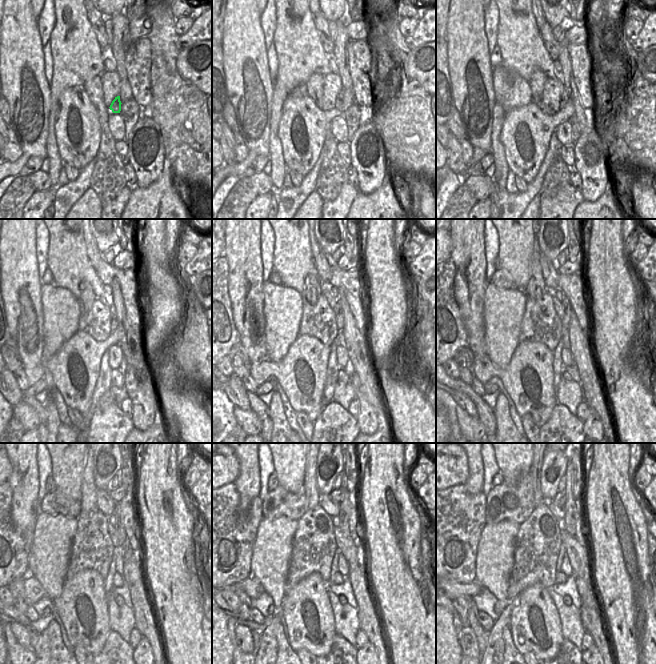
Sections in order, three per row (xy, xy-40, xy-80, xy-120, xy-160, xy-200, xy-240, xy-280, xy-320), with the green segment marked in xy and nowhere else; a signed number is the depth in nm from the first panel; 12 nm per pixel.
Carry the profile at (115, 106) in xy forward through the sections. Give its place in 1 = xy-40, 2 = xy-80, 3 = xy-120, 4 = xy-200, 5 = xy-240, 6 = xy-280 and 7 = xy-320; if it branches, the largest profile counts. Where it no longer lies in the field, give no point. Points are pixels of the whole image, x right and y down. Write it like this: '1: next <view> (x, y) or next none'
1: next xy-40 (340, 97)
2: next xy-80 (564, 97)
3: next xy-120 (114, 319)
4: next xy-200 (565, 302)
5: next xy-240 (119, 526)
6: next xy-280 (345, 506)
7: next xy-320 (571, 508)

